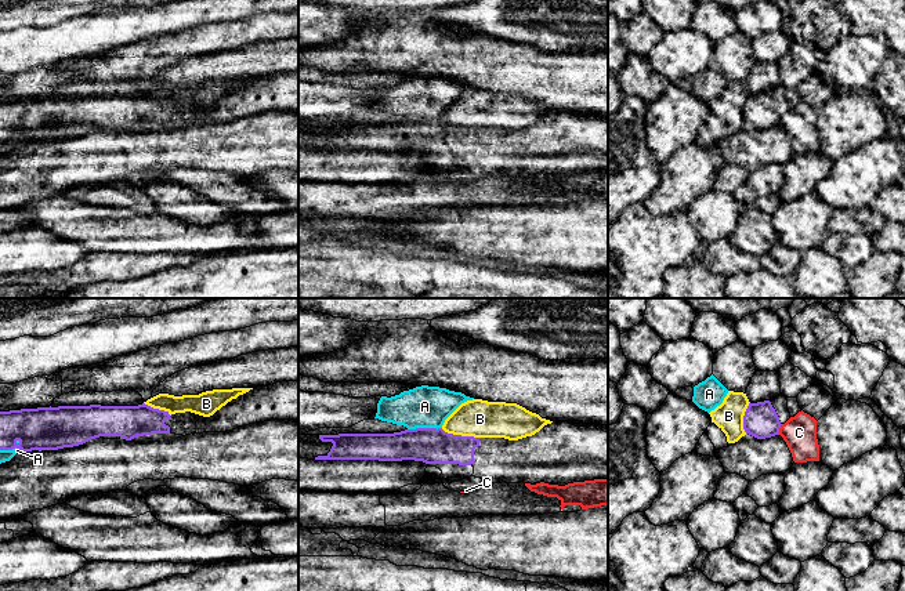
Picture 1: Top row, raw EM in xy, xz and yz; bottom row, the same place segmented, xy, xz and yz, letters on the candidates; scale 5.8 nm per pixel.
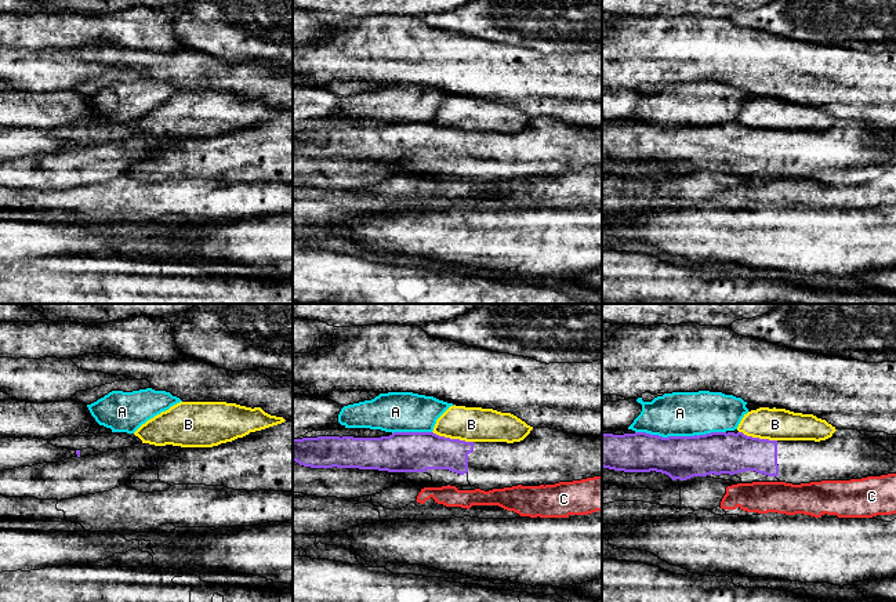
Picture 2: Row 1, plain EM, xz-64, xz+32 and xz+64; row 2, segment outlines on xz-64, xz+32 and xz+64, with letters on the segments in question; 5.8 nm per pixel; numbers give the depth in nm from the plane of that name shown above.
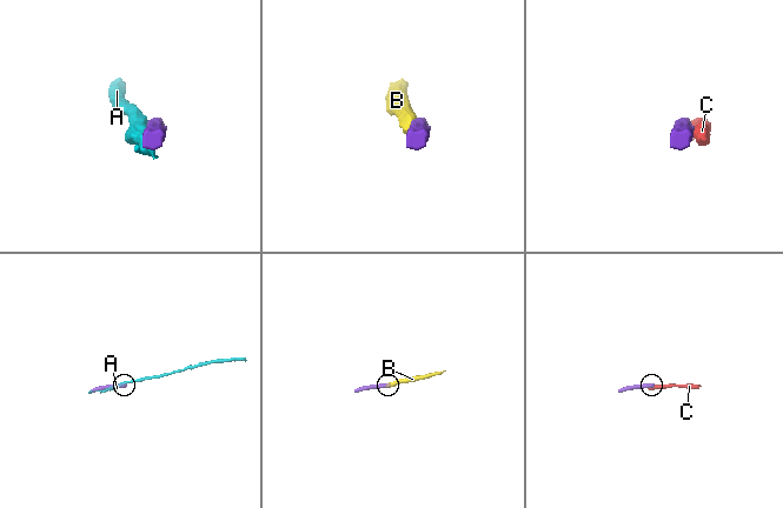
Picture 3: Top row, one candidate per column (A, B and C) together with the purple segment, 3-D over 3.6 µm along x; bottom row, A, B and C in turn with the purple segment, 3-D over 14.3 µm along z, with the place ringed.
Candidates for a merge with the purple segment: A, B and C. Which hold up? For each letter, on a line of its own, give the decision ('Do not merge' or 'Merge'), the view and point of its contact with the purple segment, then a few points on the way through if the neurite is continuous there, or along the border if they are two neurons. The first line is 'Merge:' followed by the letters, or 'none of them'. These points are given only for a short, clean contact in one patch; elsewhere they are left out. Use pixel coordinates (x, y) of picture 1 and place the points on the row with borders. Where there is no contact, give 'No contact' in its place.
Merge: none of them
A: Do not merge. Touches purple at xz (424, 428)
B: Do not merge. Touches purple at xz (460, 435). Boundary: xz (441, 428), (448, 432), (480, 438)
C: Do not merge. Touches purple at yz (778, 430)

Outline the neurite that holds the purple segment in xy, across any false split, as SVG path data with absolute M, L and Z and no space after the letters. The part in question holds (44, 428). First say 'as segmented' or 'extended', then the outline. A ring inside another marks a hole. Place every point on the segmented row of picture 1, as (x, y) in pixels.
extended | M298 380L282 381L268 387L254 387L232 399L210 417L191 411L169 414L145 403L138 406L58 406L0 411L0 450L19 449L58 450L83 445L99 436L119 436L131 440L152 434L191 435L203 432L225 432L243 425L268 420L298 421Z

